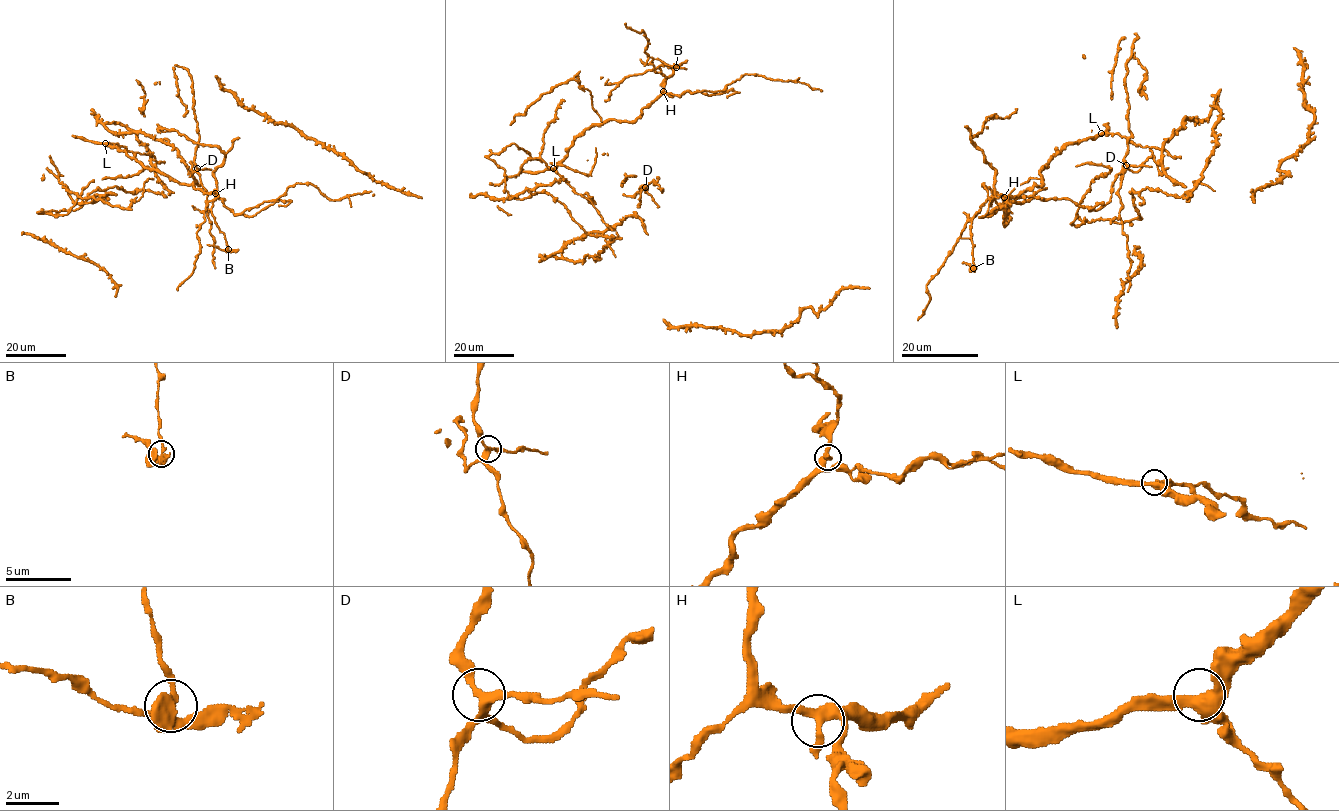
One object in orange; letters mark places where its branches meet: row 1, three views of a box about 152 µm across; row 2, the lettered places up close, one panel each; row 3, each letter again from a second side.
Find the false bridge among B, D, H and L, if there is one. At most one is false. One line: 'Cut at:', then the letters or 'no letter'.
Cut at: B

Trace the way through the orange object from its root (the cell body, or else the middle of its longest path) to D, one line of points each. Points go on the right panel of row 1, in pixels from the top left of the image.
D: (1176, 133), (1165, 142), (1159, 160), (1148, 158), (1137, 171), (1131, 171), (1126, 165)

